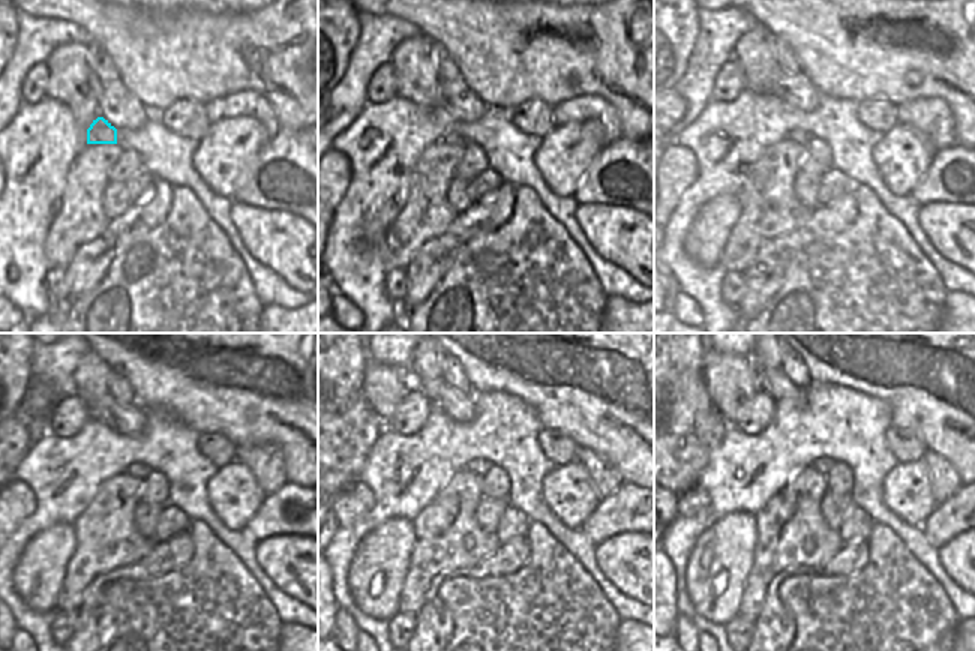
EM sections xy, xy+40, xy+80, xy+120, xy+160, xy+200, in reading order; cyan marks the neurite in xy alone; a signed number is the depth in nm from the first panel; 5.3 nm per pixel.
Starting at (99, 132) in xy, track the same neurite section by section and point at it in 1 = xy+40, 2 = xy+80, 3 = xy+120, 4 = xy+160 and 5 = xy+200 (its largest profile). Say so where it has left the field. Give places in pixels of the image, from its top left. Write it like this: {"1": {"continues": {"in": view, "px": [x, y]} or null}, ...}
{"1": {"continues": {"in": "xy+40", "px": [449, 138]}}, "2": {"continues": {"in": "xy+80", "px": [804, 138]}}, "3": {"continues": {"in": "xy+120", "px": [137, 470]}}, "4": {"continues": {"in": "xy+160", "px": [480, 467]}}, "5": {"continues": {"in": "xy+200", "px": [824, 464]}}}

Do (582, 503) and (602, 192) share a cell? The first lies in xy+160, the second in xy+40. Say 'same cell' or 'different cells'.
different cells

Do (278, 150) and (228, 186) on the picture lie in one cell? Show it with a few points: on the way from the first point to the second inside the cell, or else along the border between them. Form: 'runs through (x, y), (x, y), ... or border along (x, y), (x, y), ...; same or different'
border along (267, 138), (249, 177), (233, 197); different

